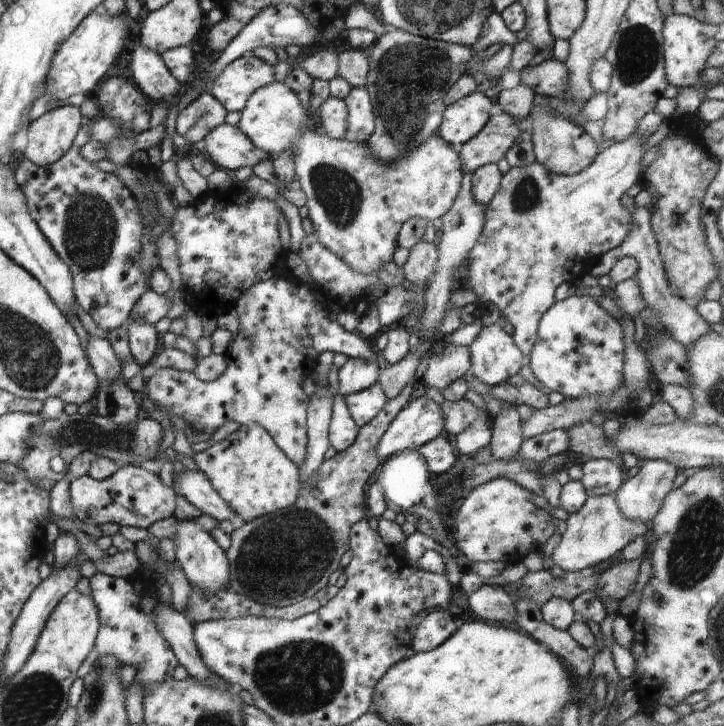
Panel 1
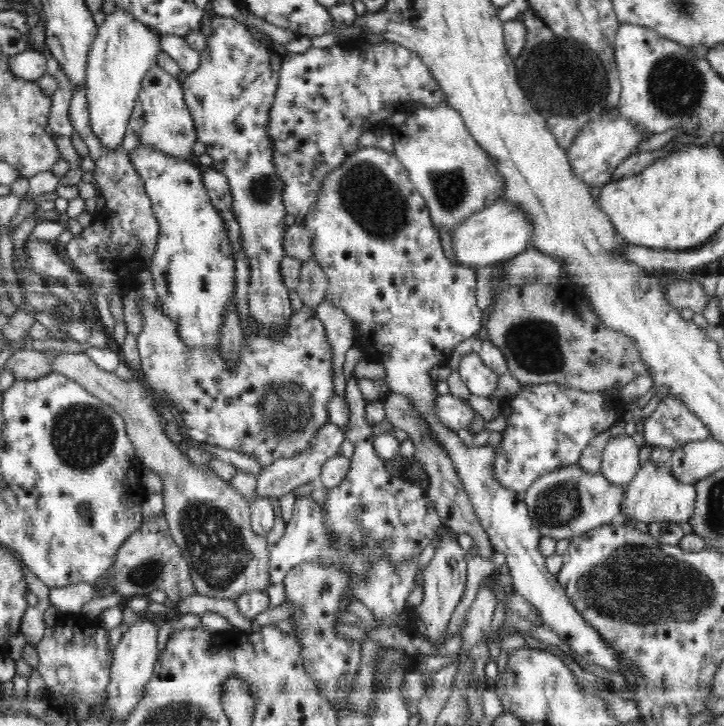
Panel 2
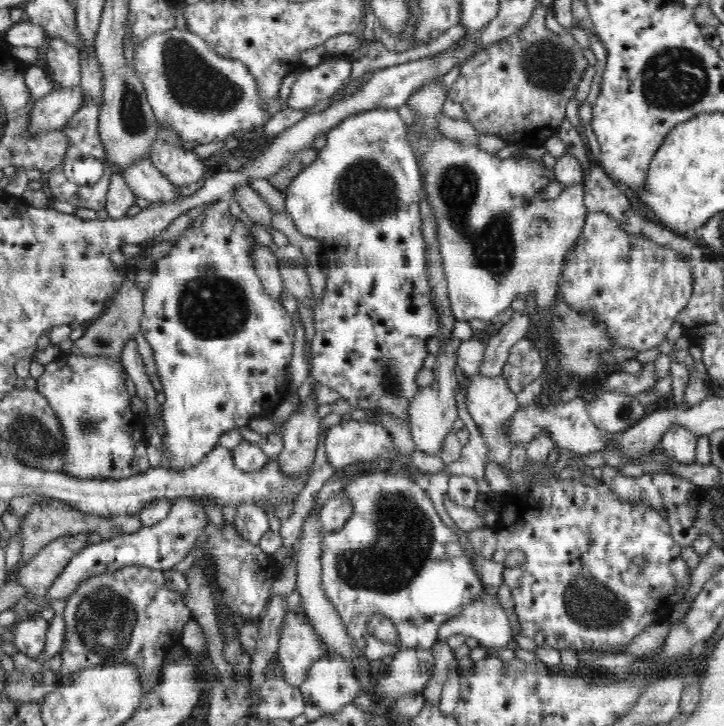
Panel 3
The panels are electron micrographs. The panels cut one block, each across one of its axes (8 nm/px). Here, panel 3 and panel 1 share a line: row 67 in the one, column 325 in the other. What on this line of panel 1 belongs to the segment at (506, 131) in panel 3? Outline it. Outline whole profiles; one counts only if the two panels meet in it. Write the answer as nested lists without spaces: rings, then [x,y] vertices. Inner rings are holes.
[[[413,381],[400,392],[399,396],[388,399],[382,411],[368,425],[359,428],[358,437],[350,448],[326,460],[320,469],[316,470],[314,478],[311,477],[306,483],[302,483],[295,505],[280,512],[265,514],[251,522],[236,525],[234,532],[229,536],[231,546],[225,552],[229,561],[230,592],[248,596],[255,602],[264,602],[264,604],[268,602],[272,607],[281,607],[304,601],[304,598],[311,598],[318,590],[329,587],[330,575],[342,570],[341,557],[349,550],[351,527],[369,517],[367,490],[382,465],[376,455],[377,443],[394,418],[410,404],[410,396],[416,387],[417,382]]]

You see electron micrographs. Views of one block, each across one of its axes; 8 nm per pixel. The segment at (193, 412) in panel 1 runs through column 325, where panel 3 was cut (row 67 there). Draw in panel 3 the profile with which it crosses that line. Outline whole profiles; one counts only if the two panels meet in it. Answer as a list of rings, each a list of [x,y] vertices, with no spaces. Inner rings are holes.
[[[343,59],[322,60],[318,66],[303,67],[298,70],[287,99],[292,110],[304,110],[314,106],[318,100],[330,98],[351,76],[351,62]]]

